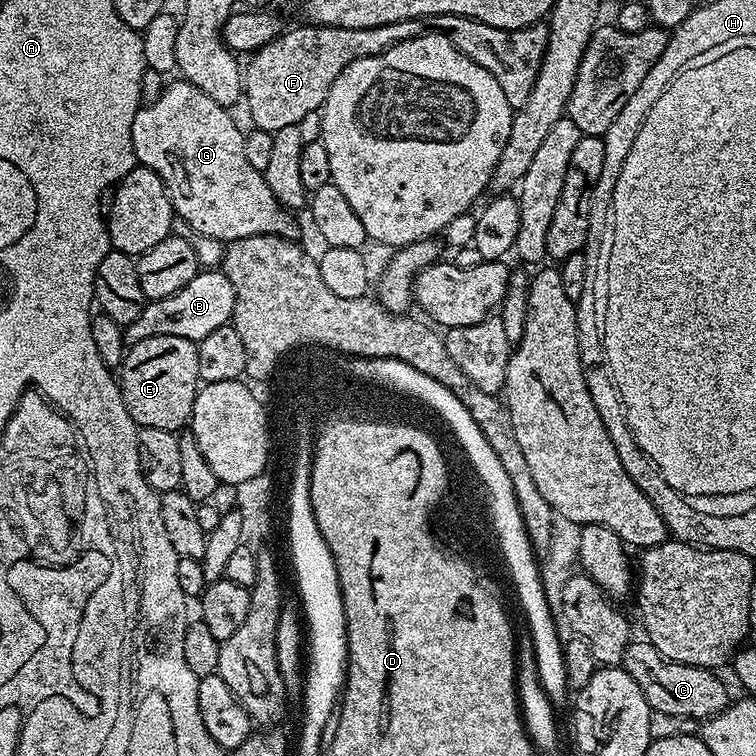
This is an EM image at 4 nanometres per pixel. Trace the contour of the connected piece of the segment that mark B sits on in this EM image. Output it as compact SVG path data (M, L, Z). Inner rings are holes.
M201 270L194 279L186 282L186 286L182 286L182 290L161 300L147 301L142 314L123 329L125 341L134 345L146 338L173 336L199 342L231 321L235 301L234 286L230 286L230 278L226 278L223 271Z

